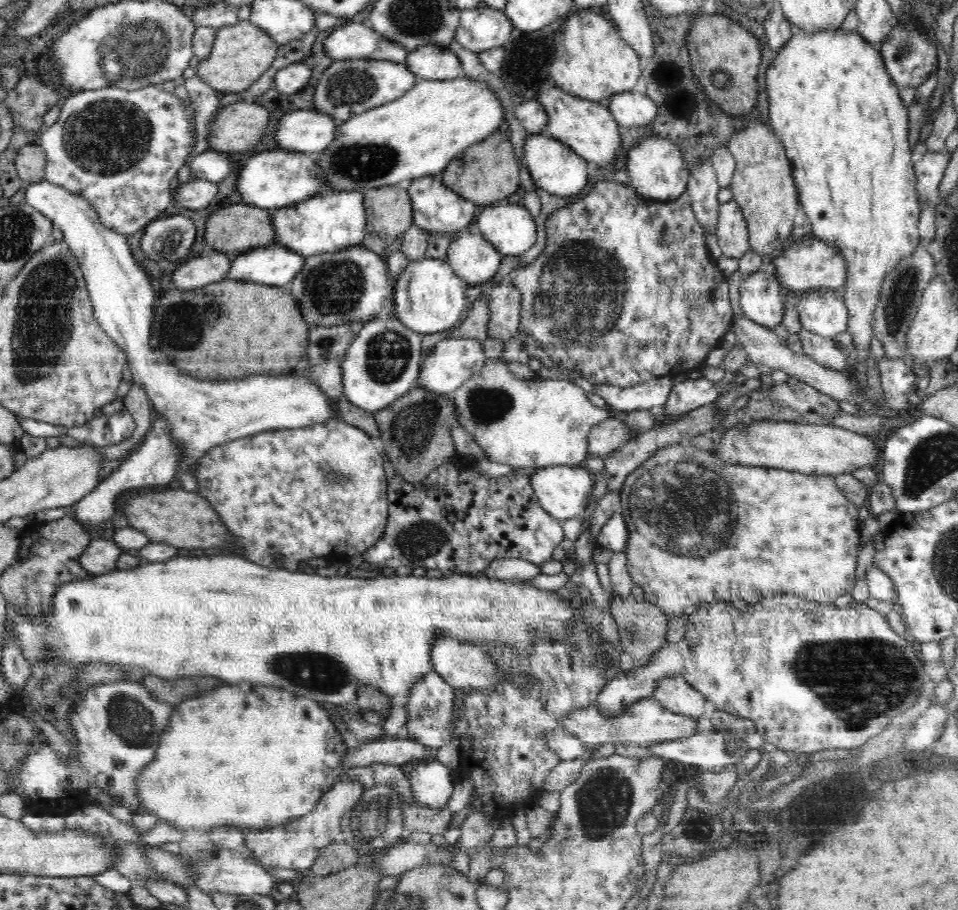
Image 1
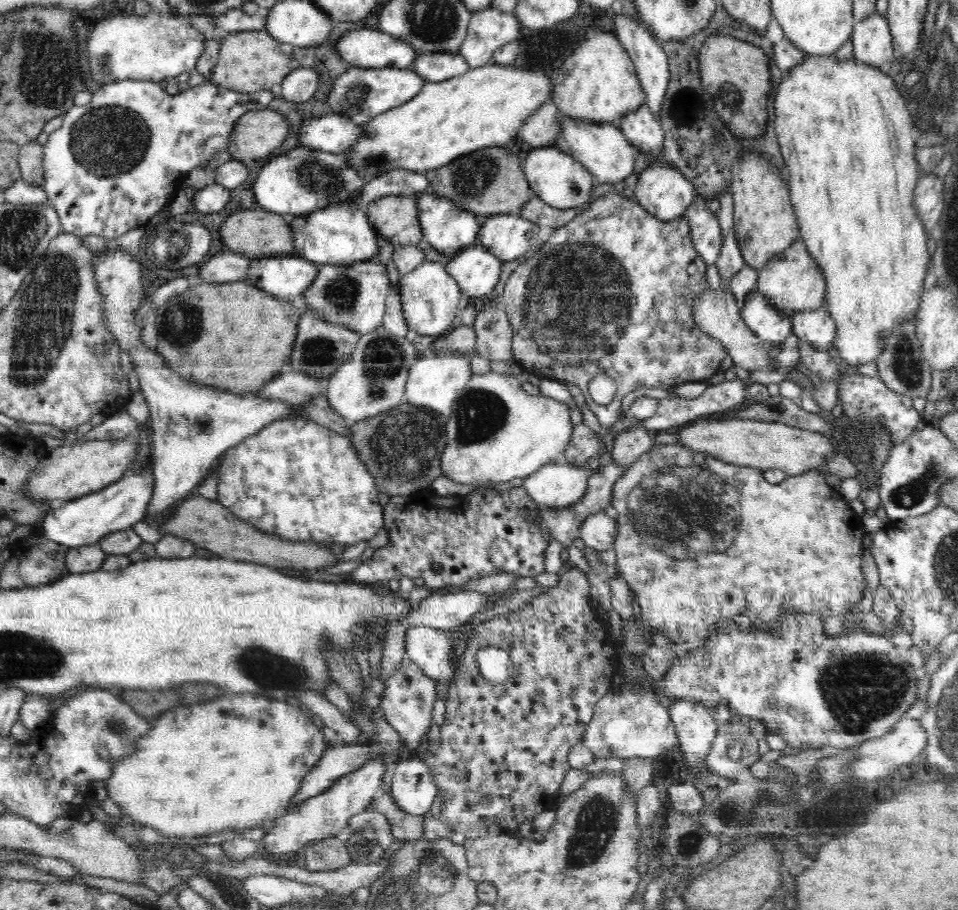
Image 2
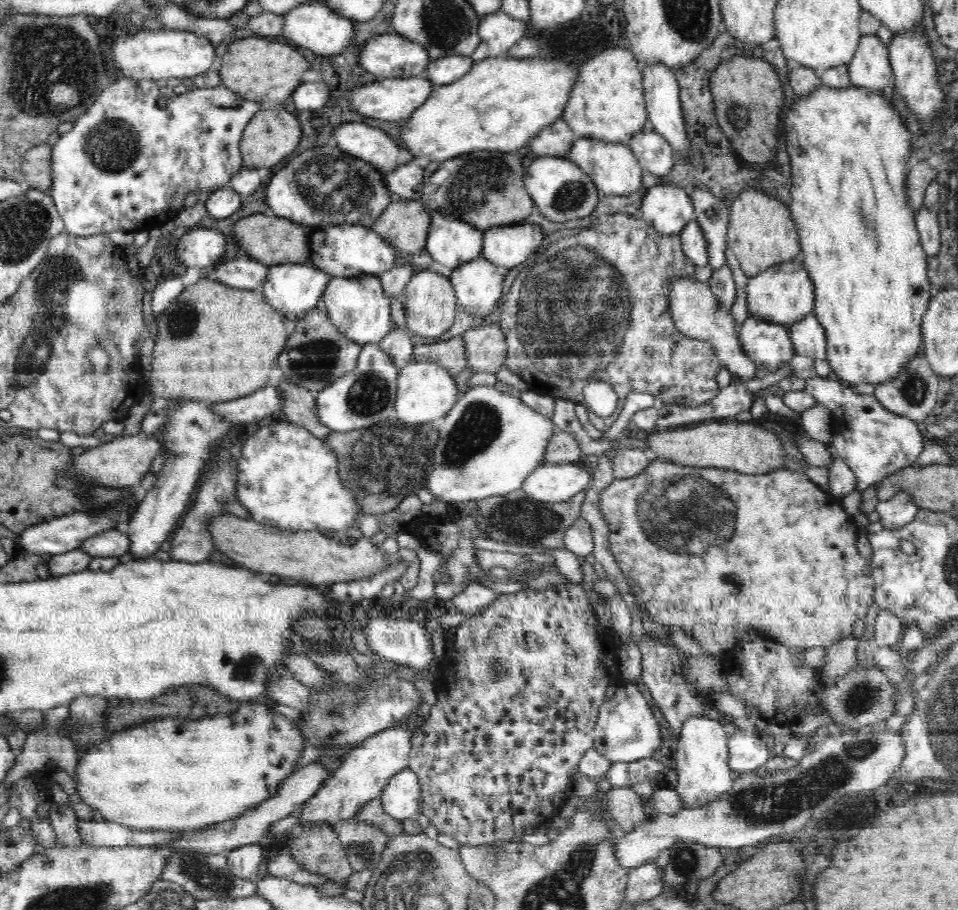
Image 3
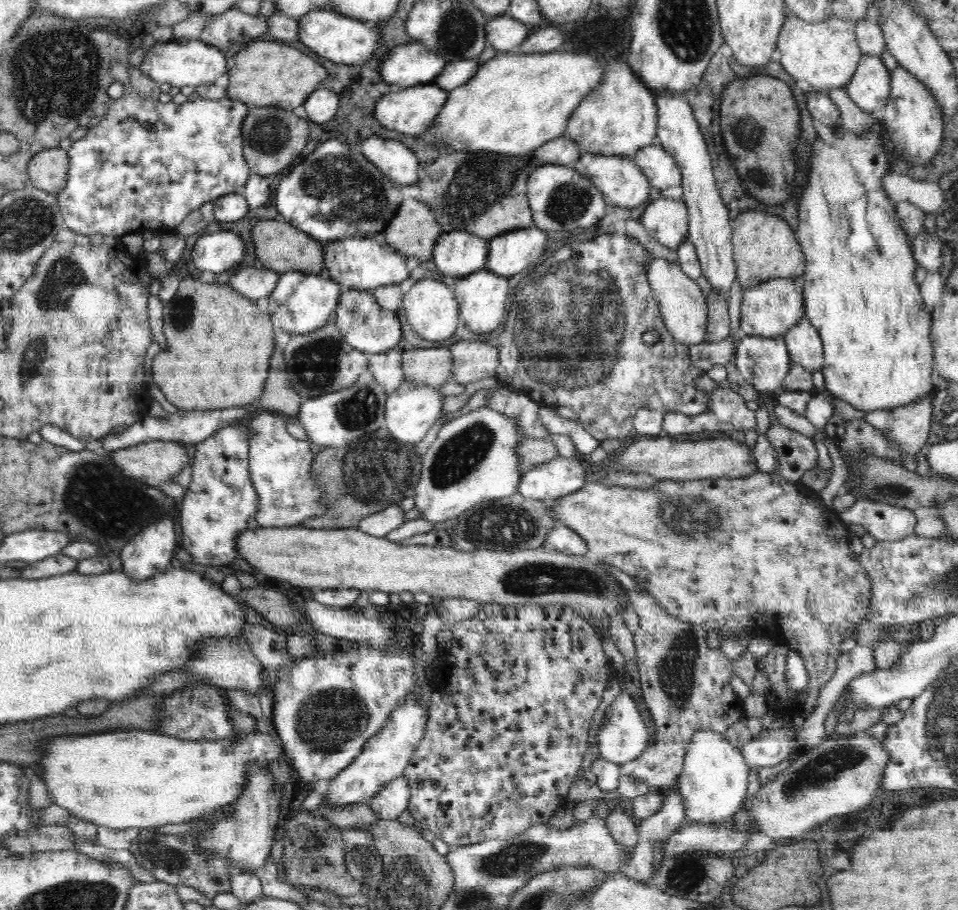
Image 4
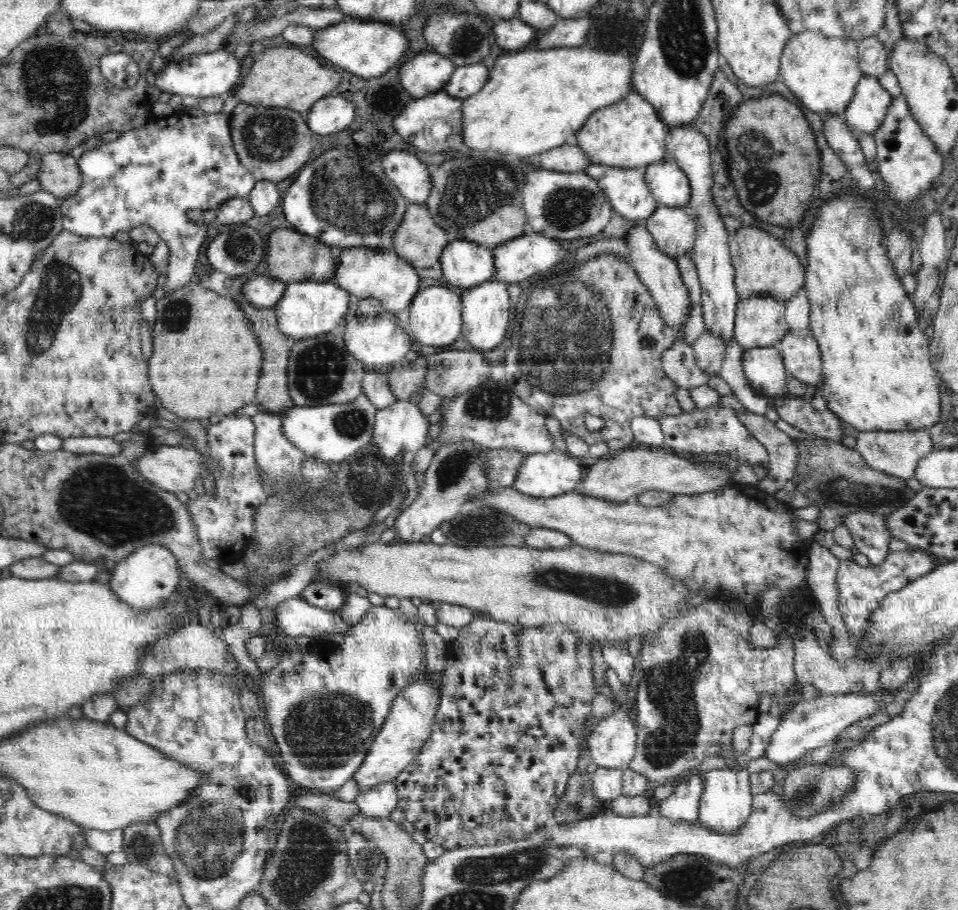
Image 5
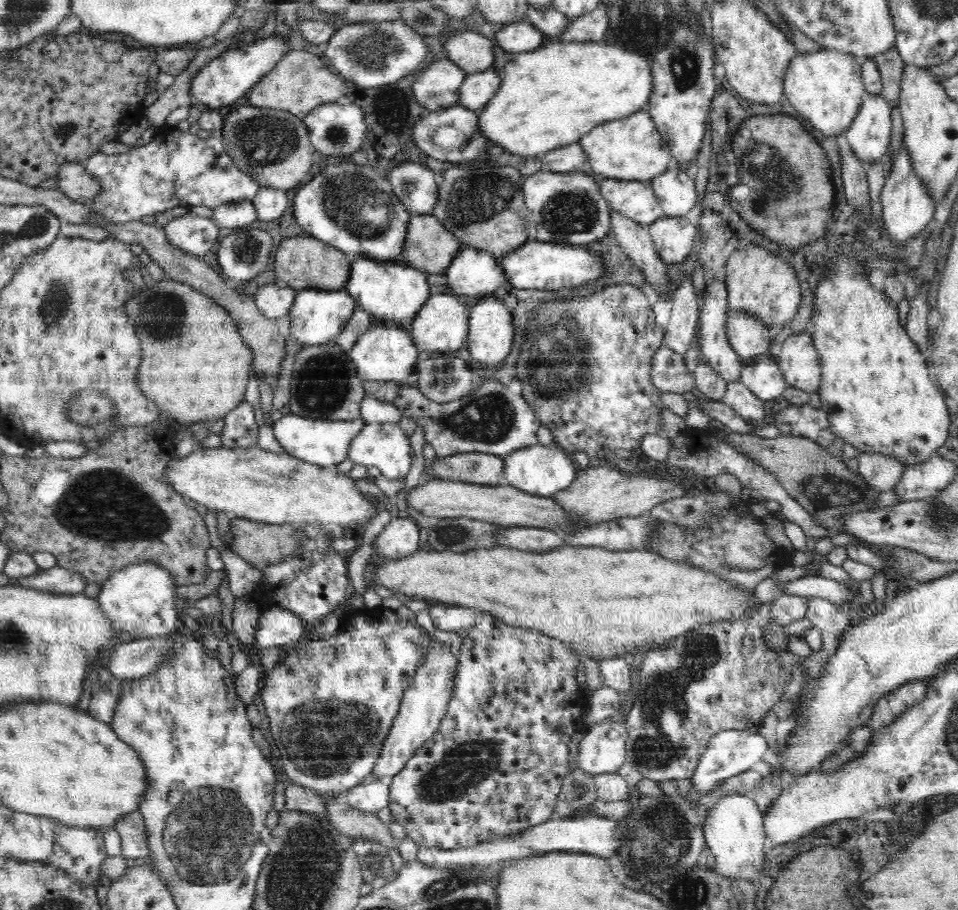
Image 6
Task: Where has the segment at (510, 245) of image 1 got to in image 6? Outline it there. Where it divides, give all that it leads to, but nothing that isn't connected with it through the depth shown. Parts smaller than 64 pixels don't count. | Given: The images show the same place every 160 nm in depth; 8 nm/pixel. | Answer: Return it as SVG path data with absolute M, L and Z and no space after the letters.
M528 240L510 254L499 259L504 275L516 288L528 290L562 290L562 288L584 288L604 274L600 256L590 254L585 246L572 243L552 243Z

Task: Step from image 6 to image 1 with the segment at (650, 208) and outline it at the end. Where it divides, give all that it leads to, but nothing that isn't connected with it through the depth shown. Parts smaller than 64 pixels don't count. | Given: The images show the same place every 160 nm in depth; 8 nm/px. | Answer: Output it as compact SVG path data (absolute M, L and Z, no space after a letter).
M542 84L536 100L540 100L540 104L548 114L548 126L546 126L548 136L560 139L560 142L566 144L576 155L588 163L593 163L595 168L612 166L619 158L622 136L618 131L619 124L610 113L608 105L590 103L588 99L580 99L550 84Z

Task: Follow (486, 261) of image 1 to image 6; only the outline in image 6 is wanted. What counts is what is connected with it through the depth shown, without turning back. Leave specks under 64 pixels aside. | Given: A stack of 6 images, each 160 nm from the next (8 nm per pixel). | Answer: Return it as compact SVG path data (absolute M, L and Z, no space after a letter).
M484 295L480 297L480 300L469 308L470 318L465 344L467 344L467 349L475 364L495 371L502 367L514 344L512 313L500 298L494 298L493 295Z

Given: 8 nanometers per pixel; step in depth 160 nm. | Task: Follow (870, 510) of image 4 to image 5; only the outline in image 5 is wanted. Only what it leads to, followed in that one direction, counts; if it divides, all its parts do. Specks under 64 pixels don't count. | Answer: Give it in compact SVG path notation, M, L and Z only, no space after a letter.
M870 512L848 514L844 516L846 525L858 551L870 560L870 565L877 566L884 562L889 554L889 542L892 539L885 525L882 514Z

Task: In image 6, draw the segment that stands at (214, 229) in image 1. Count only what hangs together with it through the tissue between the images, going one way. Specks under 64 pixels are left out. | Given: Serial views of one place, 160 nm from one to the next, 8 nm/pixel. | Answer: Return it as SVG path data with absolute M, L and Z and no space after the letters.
M299 235L281 242L273 258L273 268L276 268L276 278L282 280L283 286L296 290L306 290L316 287L322 290L345 290L347 279L350 278L351 262L346 253L327 245L312 236Z

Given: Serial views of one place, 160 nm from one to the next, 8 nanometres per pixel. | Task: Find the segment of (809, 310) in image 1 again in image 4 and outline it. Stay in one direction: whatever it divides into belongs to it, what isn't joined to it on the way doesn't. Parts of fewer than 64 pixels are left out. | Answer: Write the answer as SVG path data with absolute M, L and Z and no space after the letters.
M802 318L798 324L790 327L784 339L793 364L800 364L812 373L822 371L825 362L823 342L807 318Z

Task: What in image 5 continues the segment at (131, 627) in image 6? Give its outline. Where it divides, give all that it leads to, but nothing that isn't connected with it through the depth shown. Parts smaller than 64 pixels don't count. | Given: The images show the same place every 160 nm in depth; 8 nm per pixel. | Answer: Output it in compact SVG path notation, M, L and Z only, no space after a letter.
M150 544L139 547L139 550L127 555L127 558L115 567L109 584L114 590L114 595L118 595L122 603L128 603L134 610L154 610L175 594L181 584L181 578L178 562L173 552L170 552L170 548Z

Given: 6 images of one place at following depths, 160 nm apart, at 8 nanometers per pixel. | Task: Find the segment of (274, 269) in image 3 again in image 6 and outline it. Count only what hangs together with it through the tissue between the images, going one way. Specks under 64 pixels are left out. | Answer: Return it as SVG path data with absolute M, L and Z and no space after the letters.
M308 287L296 292L290 308L290 333L292 342L303 345L322 345L333 341L344 330L354 314L355 300L346 290L322 290Z

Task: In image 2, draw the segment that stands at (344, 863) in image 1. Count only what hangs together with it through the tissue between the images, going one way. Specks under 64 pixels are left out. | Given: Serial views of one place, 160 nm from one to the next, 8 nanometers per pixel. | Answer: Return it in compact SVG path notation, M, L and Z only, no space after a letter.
M336 837L306 846L303 856L309 871L338 870L352 862L349 850Z

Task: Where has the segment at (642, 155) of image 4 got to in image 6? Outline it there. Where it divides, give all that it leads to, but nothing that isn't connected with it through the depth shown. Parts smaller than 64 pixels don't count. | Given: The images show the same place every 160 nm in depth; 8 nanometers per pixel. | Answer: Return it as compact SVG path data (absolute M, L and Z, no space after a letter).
M666 170L650 183L666 217L685 216L698 202L692 173Z

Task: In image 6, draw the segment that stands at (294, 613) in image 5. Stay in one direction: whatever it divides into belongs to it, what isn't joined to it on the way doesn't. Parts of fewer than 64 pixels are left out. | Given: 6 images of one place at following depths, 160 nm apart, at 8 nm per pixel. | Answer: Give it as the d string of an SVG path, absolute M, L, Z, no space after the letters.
M272 608L264 612L258 620L258 628L254 635L257 652L270 646L283 650L307 632L308 625L300 621L294 613L281 608Z

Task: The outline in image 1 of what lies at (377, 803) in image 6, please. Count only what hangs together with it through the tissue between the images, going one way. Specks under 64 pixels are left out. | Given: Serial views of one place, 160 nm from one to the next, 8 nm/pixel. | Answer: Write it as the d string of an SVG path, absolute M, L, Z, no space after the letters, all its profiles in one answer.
M426 761L412 768L410 790L416 805L444 808L456 782L456 771L450 772L440 761Z

